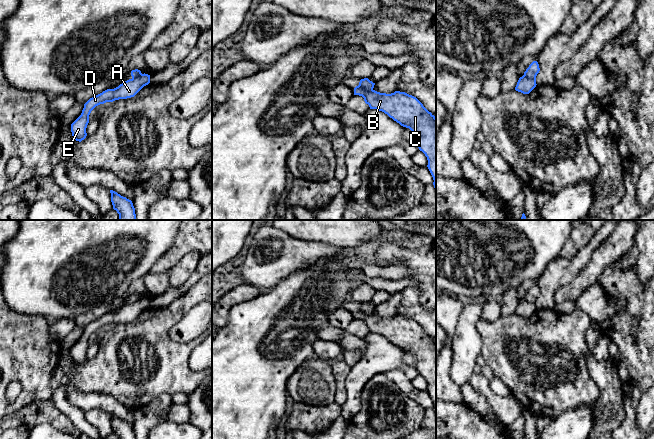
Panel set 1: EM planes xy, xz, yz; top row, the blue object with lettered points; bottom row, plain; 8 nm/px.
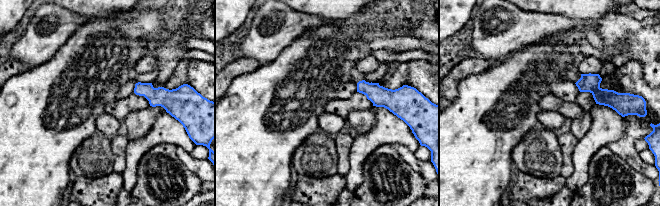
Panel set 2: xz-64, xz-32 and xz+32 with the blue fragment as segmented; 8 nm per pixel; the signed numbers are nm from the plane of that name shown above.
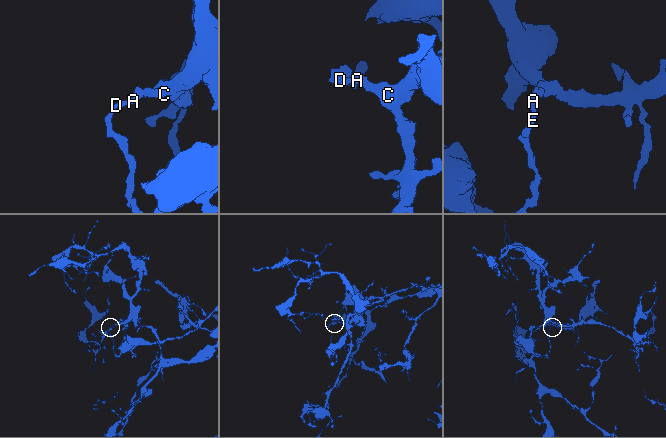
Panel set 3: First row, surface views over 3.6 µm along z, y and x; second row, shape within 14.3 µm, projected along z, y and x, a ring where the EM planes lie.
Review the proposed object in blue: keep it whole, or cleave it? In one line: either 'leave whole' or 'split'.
split

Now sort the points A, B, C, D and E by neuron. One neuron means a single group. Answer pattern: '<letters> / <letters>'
A D E / B C

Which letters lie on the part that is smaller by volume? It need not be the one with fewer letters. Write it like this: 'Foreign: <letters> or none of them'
Foreign: A, D, E

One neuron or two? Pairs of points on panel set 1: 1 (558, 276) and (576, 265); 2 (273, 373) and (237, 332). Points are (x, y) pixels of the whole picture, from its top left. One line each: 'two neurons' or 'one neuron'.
1: one neuron
2: one neuron

